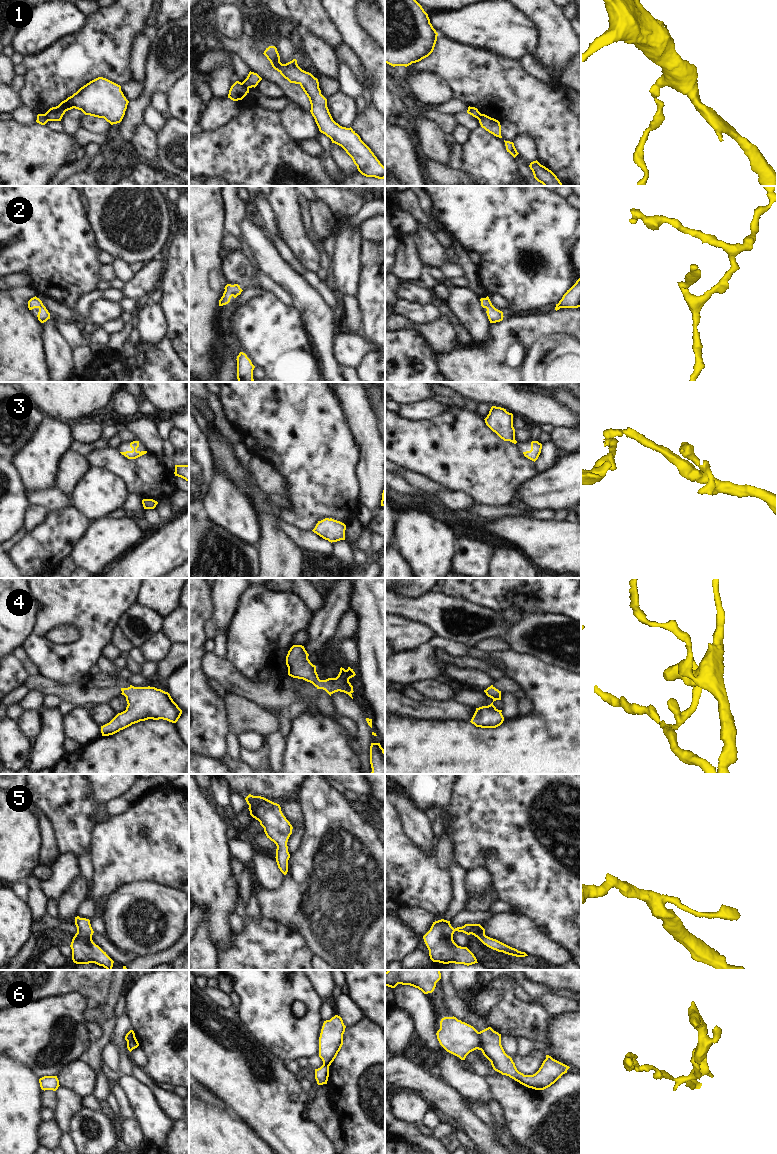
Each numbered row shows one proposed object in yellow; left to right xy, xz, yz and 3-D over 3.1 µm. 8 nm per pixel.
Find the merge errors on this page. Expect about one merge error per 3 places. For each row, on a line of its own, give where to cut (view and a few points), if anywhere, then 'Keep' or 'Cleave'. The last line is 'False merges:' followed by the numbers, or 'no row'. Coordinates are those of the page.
1: Split along xz (241, 83), (248, 88). Cleave
2: No split. Keep
3: No split. Keep
4: No split. Keep
5: No split. Keep
6: Split along yz (478, 1032), (481, 1049). Cleave
False merges: 1, 6.

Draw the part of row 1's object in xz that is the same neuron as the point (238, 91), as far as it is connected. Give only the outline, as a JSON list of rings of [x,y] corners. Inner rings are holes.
[[[236,81],[230,88],[228,98],[233,101],[242,100],[249,93],[249,88]]]

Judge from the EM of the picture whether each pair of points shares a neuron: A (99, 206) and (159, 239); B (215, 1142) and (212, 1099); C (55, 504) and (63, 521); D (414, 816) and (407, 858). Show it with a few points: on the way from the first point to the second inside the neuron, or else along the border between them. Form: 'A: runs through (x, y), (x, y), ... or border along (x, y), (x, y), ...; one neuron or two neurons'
A: runs through (114, 206), (118, 206), (144, 232); one neuron
B: border along (199, 1098), (234, 1113); two neurons
C: border along (72, 505), (51, 511); two neurons
D: border along (401, 816), (405, 833), (429, 852); two neurons

